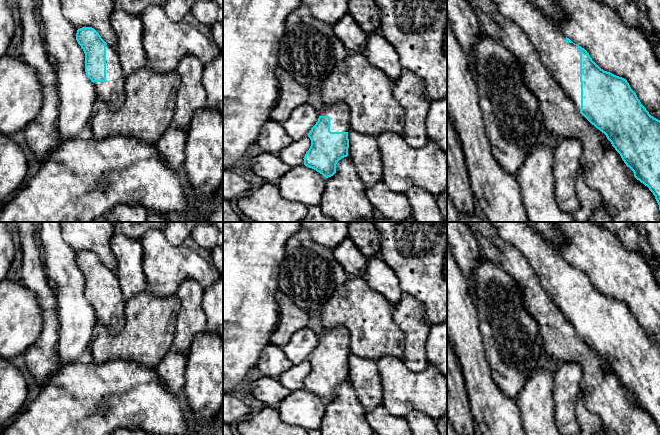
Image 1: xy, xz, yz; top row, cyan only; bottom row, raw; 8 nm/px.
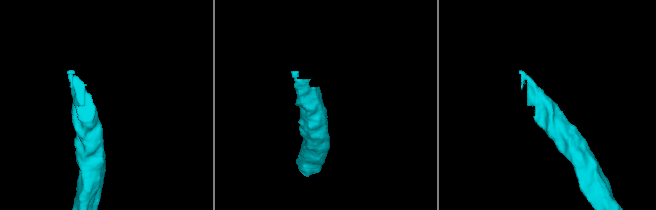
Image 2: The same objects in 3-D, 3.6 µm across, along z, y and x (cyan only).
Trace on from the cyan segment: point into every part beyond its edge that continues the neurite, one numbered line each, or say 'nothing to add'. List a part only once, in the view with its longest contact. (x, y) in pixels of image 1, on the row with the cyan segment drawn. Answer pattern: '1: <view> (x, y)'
1: yz (561, 59)

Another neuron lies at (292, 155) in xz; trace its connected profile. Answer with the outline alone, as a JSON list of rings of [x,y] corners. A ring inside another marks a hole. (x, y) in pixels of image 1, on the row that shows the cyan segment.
[[[308,136],[296,141],[283,148],[277,155],[284,163],[292,167],[301,167],[304,165],[304,156],[311,146],[311,140]]]

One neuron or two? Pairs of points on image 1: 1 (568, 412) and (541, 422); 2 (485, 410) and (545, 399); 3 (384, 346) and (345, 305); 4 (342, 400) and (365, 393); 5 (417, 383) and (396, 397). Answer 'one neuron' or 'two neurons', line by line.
1: two neurons
2: two neurons
3: one neuron
4: two neurons
5: one neuron

